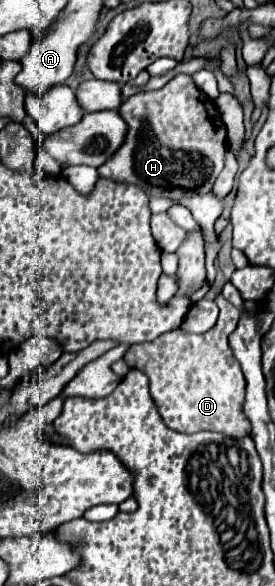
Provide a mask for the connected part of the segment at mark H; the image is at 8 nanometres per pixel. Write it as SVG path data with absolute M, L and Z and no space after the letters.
M180 73L157 91L141 91L125 99L119 107L119 113L129 129L121 149L117 149L117 153L109 157L105 165L97 167L99 177L107 177L117 183L137 185L145 189L149 197L169 197L175 201L179 201L181 197L205 195L211 191L217 175L223 169L227 129L214 101L197 88L191 75Z

